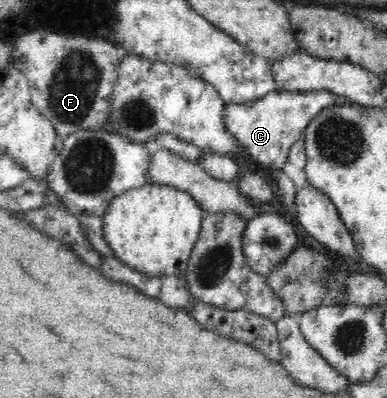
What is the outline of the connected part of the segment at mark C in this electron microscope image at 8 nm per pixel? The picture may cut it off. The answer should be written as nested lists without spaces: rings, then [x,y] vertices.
[[[275,90],[262,99],[249,103],[224,103],[223,122],[244,155],[250,156],[265,167],[281,168],[289,158],[291,146],[304,137],[311,120],[326,106],[347,102],[346,97],[336,96],[332,92],[300,94]]]

